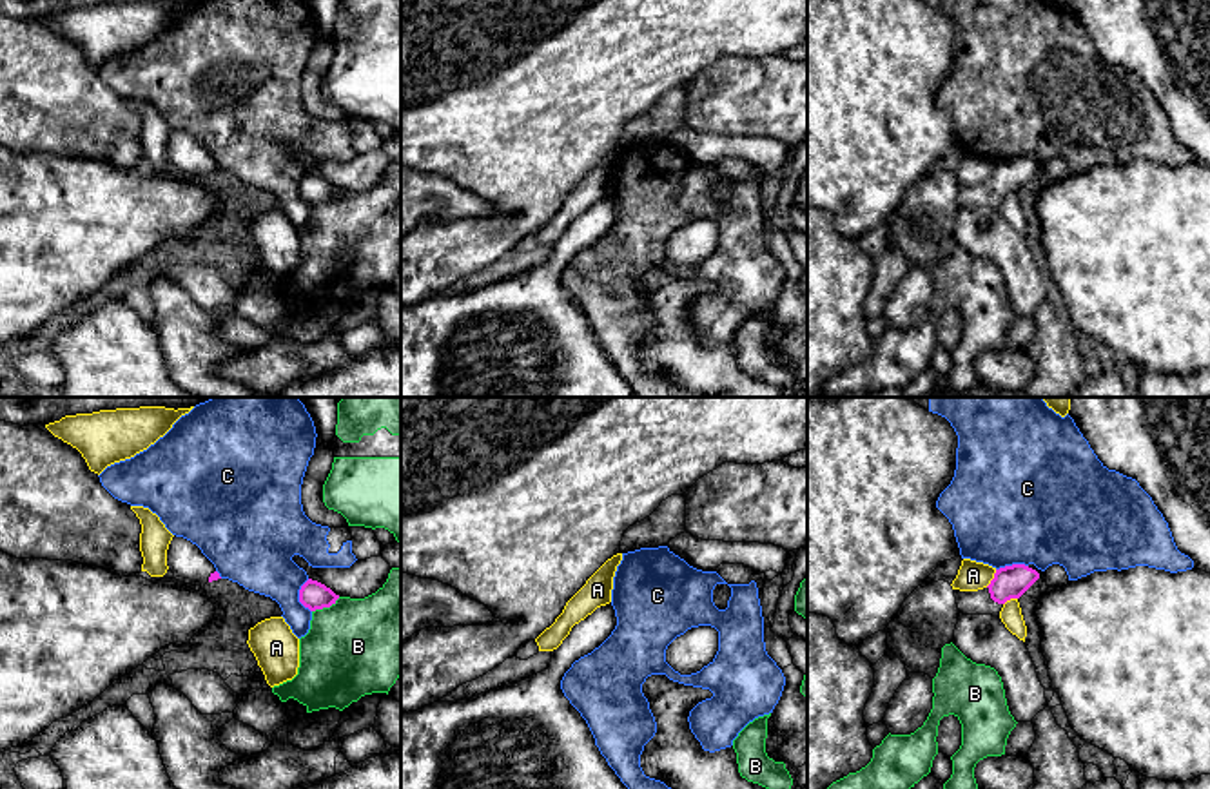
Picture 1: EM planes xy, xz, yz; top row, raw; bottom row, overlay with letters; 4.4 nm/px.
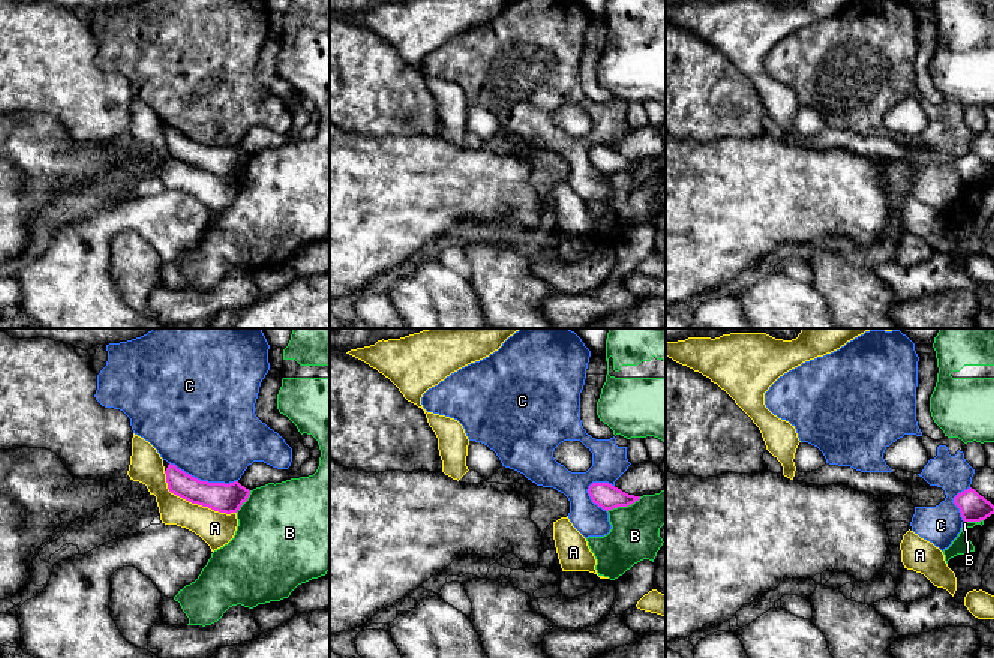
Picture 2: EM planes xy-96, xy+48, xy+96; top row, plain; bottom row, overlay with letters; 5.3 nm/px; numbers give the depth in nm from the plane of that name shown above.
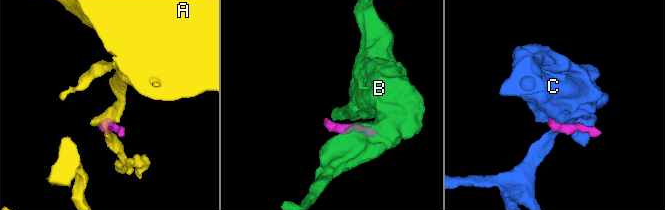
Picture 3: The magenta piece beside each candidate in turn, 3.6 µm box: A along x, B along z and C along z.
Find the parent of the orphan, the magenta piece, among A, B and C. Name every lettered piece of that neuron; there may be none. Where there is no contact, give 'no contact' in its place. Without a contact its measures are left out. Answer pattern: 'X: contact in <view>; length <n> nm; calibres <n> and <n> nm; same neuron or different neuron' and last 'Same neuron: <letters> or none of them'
A: contact in yz; length 90 nm; calibres 140 and 130 nm; different neuron
B: contact in xy; length 140 nm; calibres 130 and 440 nm; different neuron
C: contact in xy; length 150 nm; calibres 130 and 300 nm; different neuron
Same neuron: none of them

